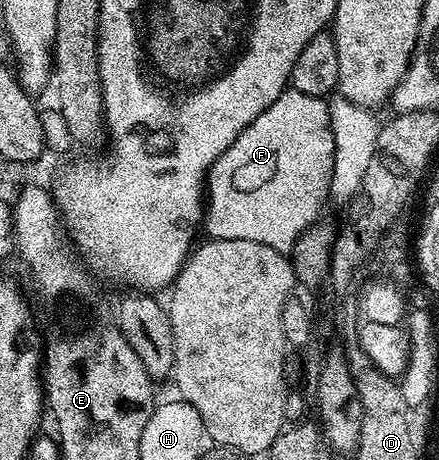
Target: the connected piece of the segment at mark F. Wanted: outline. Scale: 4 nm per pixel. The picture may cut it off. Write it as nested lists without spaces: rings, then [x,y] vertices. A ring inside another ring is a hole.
[[[291,86],[234,142],[208,169],[206,181],[206,211],[202,221],[213,240],[242,238],[246,242],[262,242],[285,254],[291,253],[298,238],[321,219],[320,211],[329,203],[331,178],[334,174],[334,135],[331,130],[328,101],[322,96],[302,94]]]

